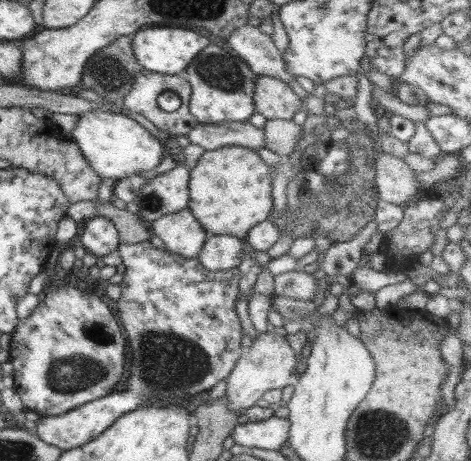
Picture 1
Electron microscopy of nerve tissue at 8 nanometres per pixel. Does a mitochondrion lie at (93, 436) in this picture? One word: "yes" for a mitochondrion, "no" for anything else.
no

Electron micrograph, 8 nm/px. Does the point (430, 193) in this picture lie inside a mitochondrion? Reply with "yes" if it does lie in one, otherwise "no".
no

